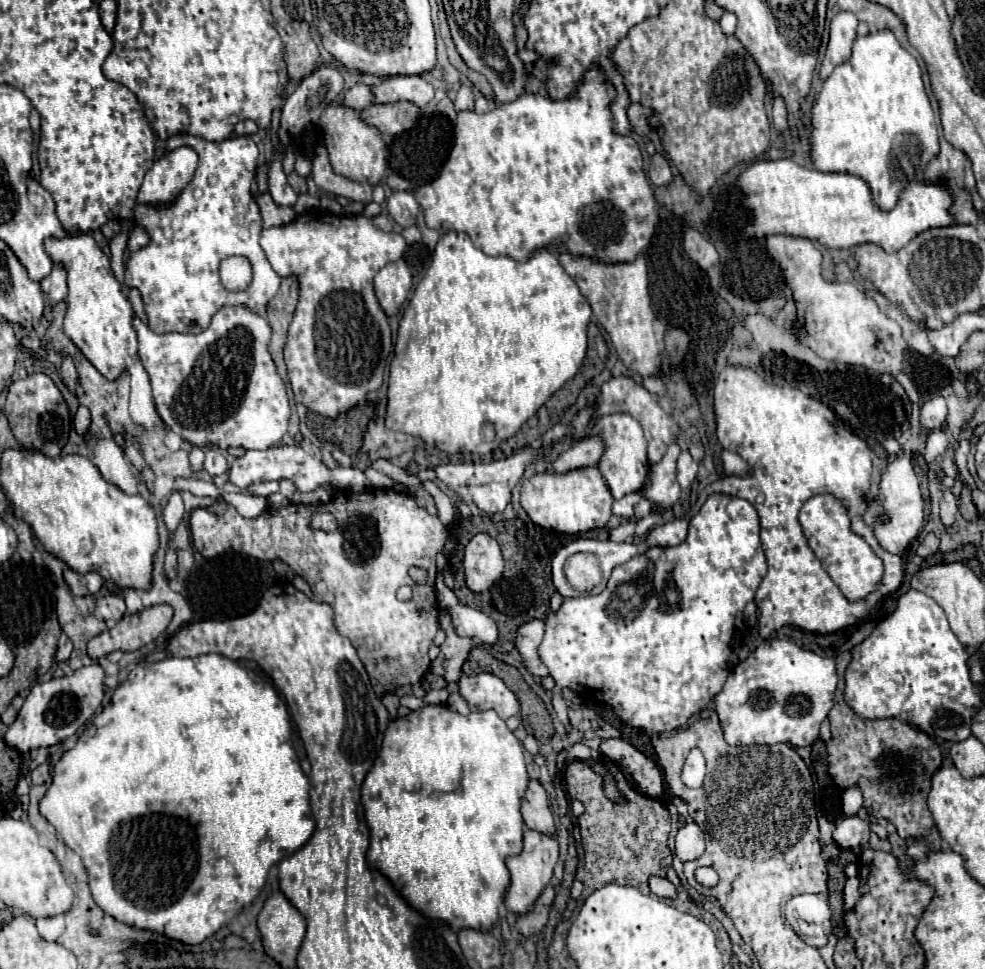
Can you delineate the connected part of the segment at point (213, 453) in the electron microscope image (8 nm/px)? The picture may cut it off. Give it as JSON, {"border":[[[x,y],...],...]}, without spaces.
{"border":[[[206,448],[206,460],[204,460],[204,470],[210,476],[220,476],[228,470],[228,460],[224,454],[220,454],[216,448]]]}

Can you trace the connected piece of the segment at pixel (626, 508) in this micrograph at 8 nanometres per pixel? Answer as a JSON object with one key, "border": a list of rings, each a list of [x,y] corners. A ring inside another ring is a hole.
{"border":[[[640,492],[626,494],[624,498],[614,502],[614,514],[620,518],[626,518],[626,520],[632,520],[634,518],[634,506],[638,504],[638,500],[640,500]]]}

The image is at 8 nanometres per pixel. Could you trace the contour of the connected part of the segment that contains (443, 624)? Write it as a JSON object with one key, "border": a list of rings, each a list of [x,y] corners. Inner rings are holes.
{"border":[[[444,610],[440,618],[440,628],[446,630],[446,640],[440,646],[440,656],[432,662],[430,672],[442,676],[446,682],[458,682],[462,676],[462,664],[472,650],[470,638],[460,638],[450,622],[450,614]]]}

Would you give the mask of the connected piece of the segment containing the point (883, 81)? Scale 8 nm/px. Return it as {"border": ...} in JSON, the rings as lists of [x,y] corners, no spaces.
{"border":[[[890,30],[858,36],[852,48],[852,58],[842,66],[834,68],[834,72],[822,84],[822,90],[812,104],[810,158],[814,162],[814,168],[820,172],[848,172],[860,176],[870,186],[876,206],[888,212],[898,202],[898,186],[888,186],[888,152],[892,148],[892,140],[904,132],[916,134],[920,138],[922,150],[926,154],[926,164],[938,154],[938,128],[930,100],[924,90],[920,66],[916,58],[900,46],[900,42]]]}

